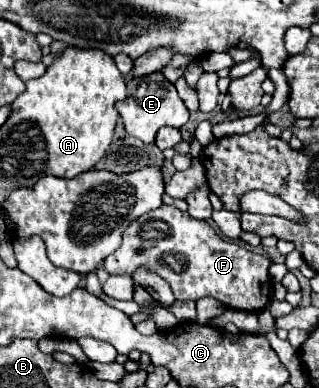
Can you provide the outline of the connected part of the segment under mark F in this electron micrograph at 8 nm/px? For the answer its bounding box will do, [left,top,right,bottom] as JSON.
[101,203,269,311]

